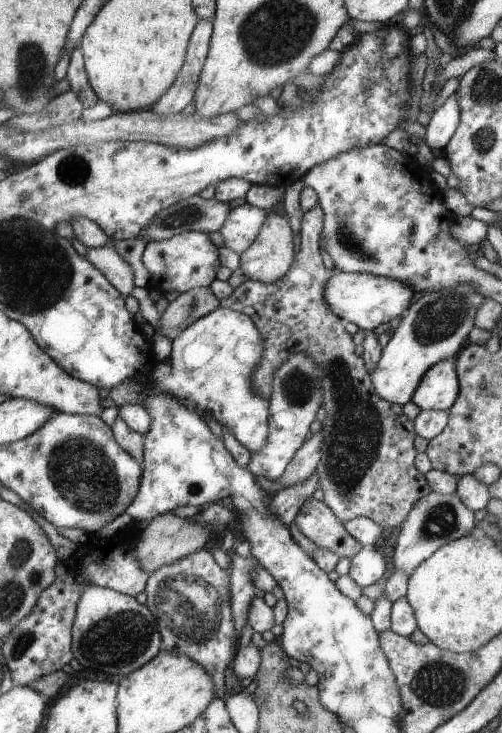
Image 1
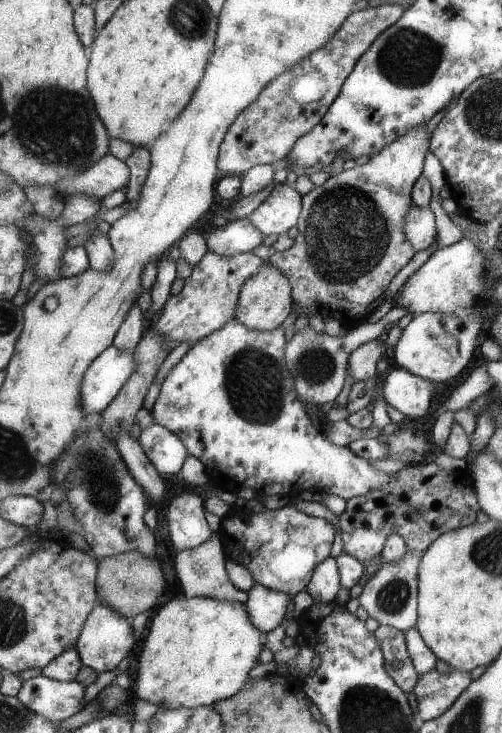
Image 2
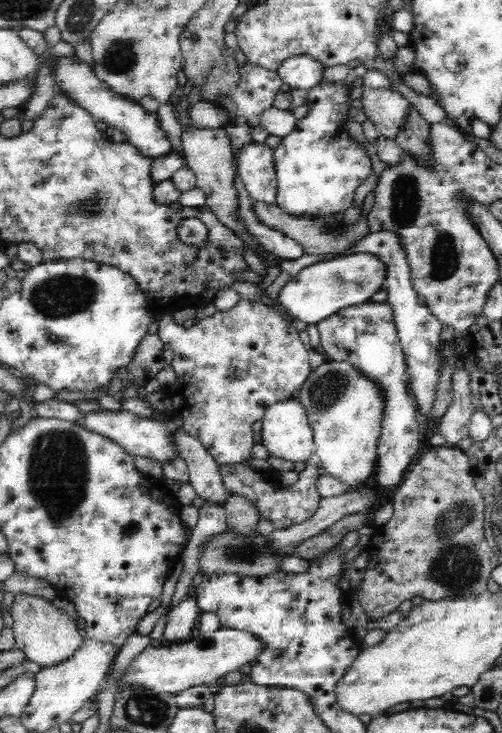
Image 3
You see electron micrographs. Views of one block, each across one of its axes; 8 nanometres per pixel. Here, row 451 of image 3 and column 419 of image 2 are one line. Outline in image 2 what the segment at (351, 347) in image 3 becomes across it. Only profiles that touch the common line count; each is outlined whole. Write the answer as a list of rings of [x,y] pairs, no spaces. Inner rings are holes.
[[[389,369],[380,384],[384,400],[400,410],[407,420],[416,420],[428,414],[432,404],[432,381],[416,376],[407,369]]]

